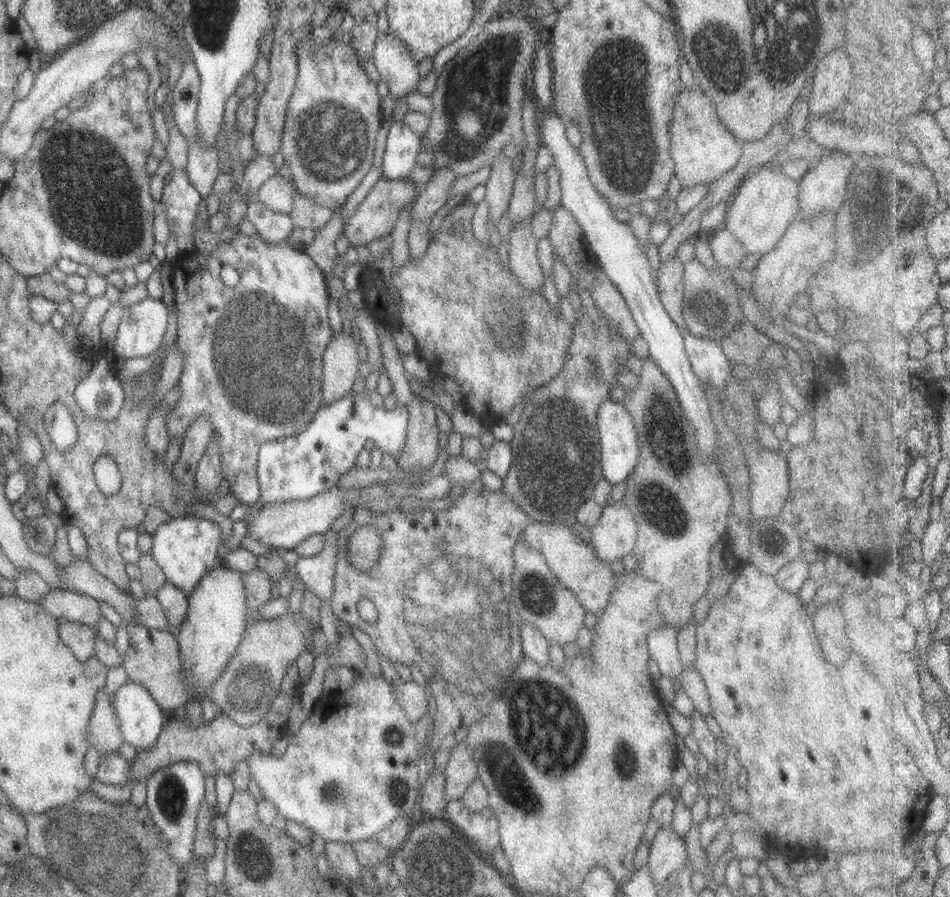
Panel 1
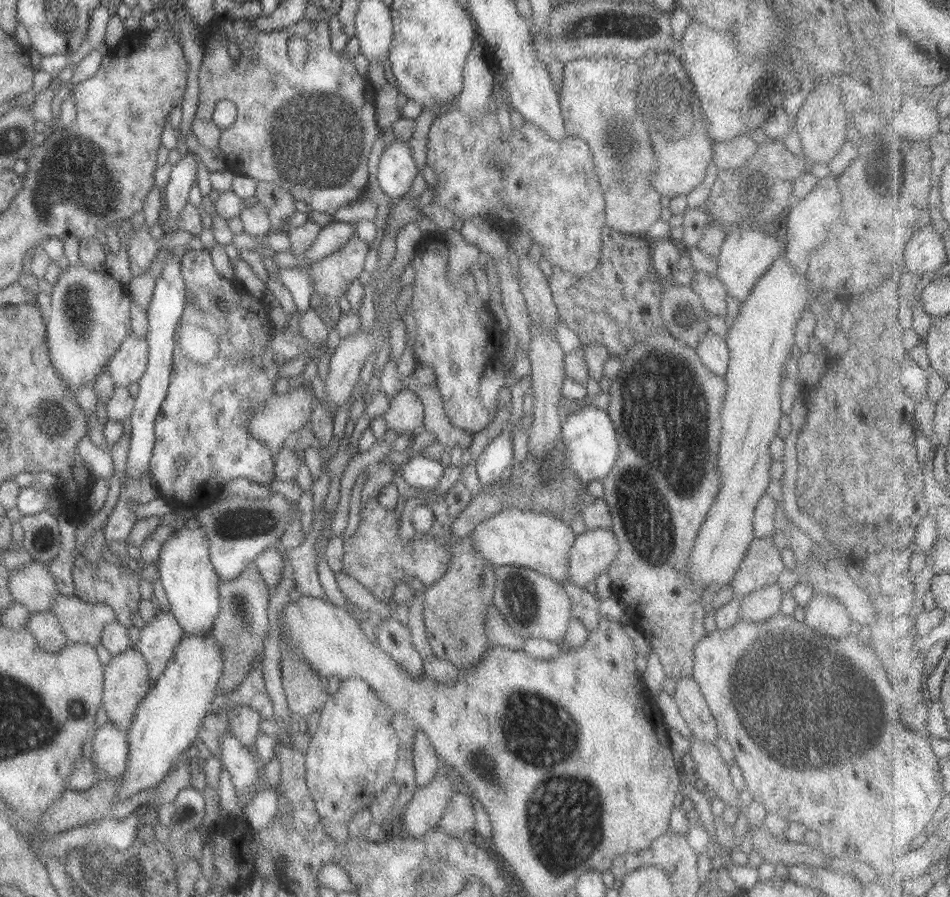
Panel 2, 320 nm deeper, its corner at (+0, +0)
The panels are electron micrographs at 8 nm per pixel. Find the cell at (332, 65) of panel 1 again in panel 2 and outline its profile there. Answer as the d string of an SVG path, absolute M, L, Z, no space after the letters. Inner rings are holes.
M215 17L212 22L209 22L201 30L200 41L203 47L202 61L200 67L198 68L197 78L198 78L198 95L197 104L194 112L194 118L198 118L203 121L211 120L211 109L213 104L217 100L225 99L229 102L233 102L236 108L235 122L225 128L225 130L220 130L220 135L218 136L218 147L224 154L226 169L234 173L235 175L243 175L256 182L270 182L283 190L286 190L294 200L299 200L299 202L305 203L308 209L313 212L324 213L326 215L335 214L335 209L343 208L343 206L350 205L363 197L364 191L367 185L367 156L373 142L377 138L377 135L382 133L376 125L375 115L374 115L374 94L375 91L371 87L367 79L359 75L355 71L353 66L353 61L350 56L345 56L343 52L335 52L329 46L329 31L327 28L326 19L310 19L308 17L302 19L297 24L292 24L291 26L286 26L282 29L272 30L272 31L260 31L254 29L248 20L235 19L227 20L226 18ZM300 36L305 39L309 50L307 50L307 60L301 65L297 66L290 61L287 56L287 43L291 37ZM227 44L237 44L238 51L243 55L239 59L233 59L227 53ZM247 52L251 52L255 55L255 60L249 62L249 57L246 55ZM321 120L321 124L317 124Z

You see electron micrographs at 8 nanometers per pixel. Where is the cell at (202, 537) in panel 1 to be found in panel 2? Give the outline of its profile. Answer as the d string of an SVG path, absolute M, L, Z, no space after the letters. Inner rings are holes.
M196 525L181 528L161 545L155 565L158 568L159 582L169 604L169 612L177 621L182 634L184 636L210 634L212 622L218 613L219 578L208 557L206 532Z

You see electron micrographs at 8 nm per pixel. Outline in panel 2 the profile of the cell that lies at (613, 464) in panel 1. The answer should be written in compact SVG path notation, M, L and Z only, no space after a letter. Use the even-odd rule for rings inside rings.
M592 402L583 403L575 413L562 418L559 439L564 448L563 464L583 486L588 482L601 480L611 470L617 458L617 439L610 416L606 410L599 409Z

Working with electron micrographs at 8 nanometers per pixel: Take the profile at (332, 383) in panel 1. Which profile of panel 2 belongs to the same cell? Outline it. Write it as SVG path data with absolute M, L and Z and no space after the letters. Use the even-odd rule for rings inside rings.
M302 383L295 391L291 393L277 394L273 393L268 399L262 402L262 407L255 409L247 419L247 430L250 435L255 437L259 442L262 442L269 449L269 454L275 458L288 433L295 432L301 425L308 424L310 416L311 398L314 398L313 391L309 394L305 392Z

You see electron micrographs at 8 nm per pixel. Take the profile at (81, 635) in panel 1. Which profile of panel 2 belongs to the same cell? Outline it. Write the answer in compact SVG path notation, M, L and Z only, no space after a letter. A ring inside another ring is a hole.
M48 610L29 615L24 628L32 634L36 645L45 652L55 653L68 644L60 631L58 620Z

